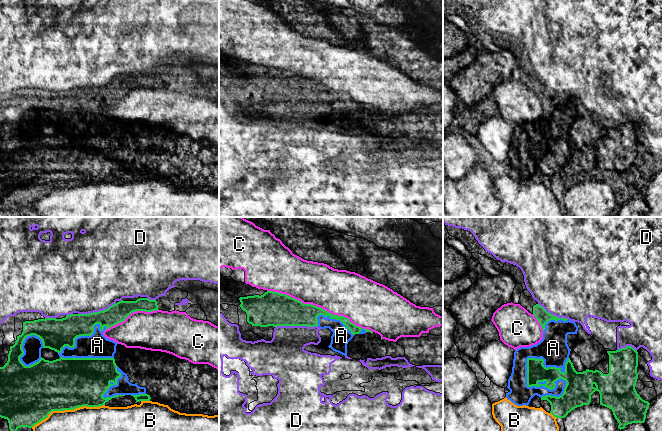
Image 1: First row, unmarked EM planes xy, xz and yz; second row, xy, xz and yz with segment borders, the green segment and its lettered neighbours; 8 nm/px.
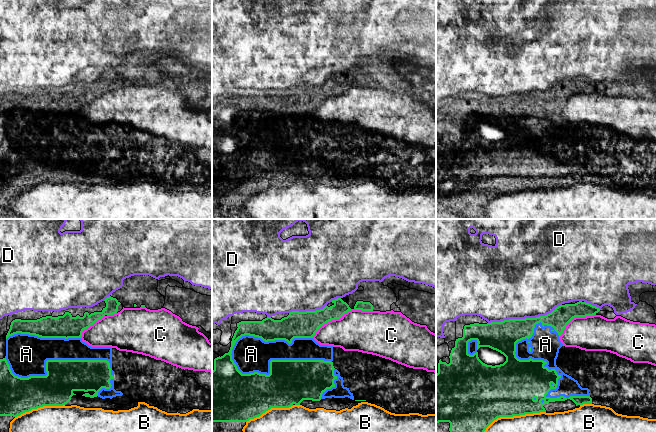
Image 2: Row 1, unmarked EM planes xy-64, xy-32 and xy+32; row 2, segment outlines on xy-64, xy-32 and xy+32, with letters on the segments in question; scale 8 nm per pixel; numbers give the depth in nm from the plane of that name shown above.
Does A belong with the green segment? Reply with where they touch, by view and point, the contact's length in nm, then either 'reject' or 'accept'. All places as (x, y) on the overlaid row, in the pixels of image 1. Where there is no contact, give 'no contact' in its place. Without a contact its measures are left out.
contact yz (542, 359); length 420 nm; reject

